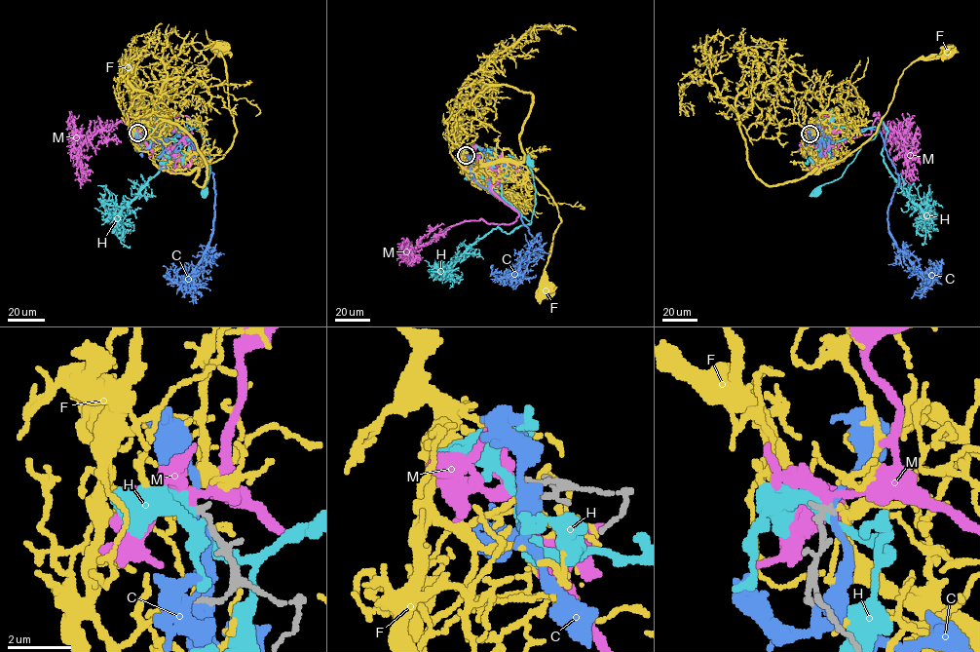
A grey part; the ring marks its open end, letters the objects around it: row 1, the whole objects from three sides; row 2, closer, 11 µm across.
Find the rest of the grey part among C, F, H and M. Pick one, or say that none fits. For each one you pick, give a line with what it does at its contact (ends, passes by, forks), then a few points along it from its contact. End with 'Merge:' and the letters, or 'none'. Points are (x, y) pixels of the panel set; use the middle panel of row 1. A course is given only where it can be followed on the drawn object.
F: it passes by | via (466, 156), (459, 163), (466, 170), (496, 163), (521, 164), (550, 196), (560, 222), (544, 271), (543, 290)
Merge: F

